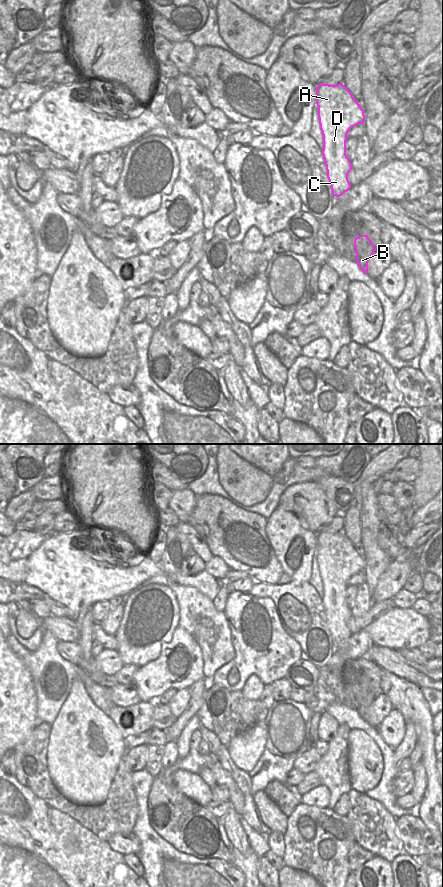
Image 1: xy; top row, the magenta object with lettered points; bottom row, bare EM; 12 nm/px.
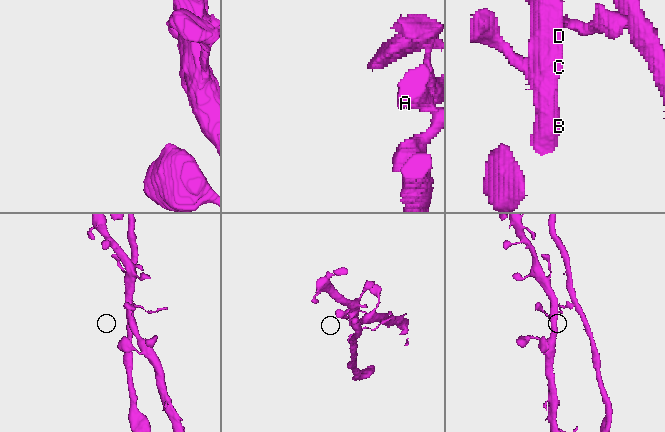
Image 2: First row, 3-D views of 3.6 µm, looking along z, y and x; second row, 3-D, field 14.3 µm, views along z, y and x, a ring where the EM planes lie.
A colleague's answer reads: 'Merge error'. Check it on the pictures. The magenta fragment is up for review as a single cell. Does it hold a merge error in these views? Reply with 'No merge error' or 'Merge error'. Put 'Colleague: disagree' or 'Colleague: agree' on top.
Colleague: disagree
No merge error

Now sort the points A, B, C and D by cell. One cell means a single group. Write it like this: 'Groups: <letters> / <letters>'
Groups: A B C D

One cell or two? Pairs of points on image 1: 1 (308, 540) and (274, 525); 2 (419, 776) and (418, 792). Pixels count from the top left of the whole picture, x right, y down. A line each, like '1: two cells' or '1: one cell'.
1: one cell
2: one cell

